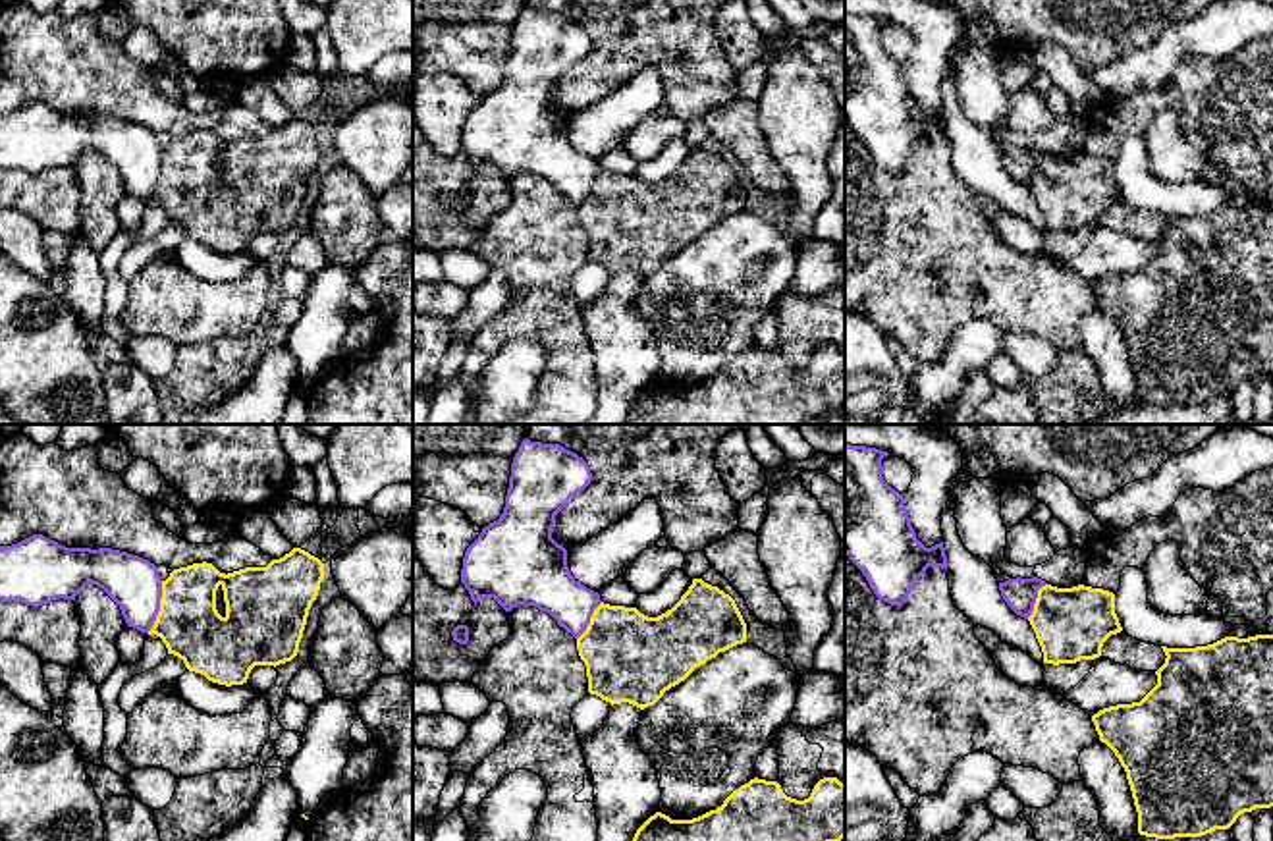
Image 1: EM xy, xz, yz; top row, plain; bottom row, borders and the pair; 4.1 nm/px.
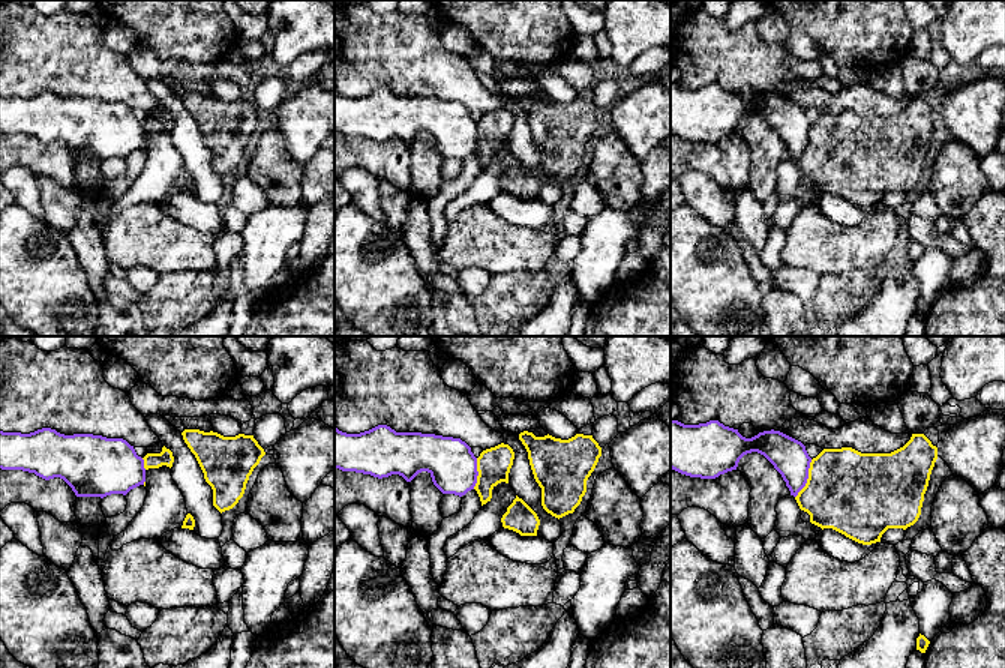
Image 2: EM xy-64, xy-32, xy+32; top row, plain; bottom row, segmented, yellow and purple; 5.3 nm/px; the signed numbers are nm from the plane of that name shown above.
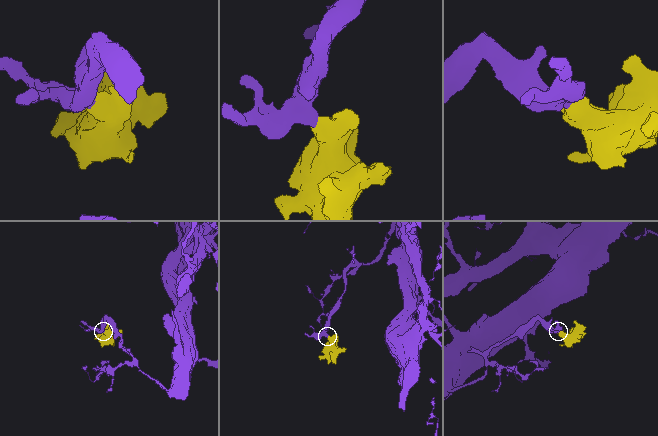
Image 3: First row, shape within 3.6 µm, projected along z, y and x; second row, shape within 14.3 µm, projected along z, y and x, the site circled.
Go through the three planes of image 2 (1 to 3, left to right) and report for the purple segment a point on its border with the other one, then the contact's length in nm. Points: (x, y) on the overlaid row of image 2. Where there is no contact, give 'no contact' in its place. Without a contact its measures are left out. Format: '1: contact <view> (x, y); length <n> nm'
1: contact xy-64 (144, 464); length 70 nm
2: contact xy-32 (479, 473); length 170 nm
3: contact xy+32 (807, 479); length 220 nm

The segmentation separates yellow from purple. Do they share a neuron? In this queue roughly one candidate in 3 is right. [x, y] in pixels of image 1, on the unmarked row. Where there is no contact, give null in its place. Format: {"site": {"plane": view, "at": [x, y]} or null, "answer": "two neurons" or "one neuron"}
{"site": {"plane": "xy", "at": [161, 176]}, "answer": "two neurons"}

